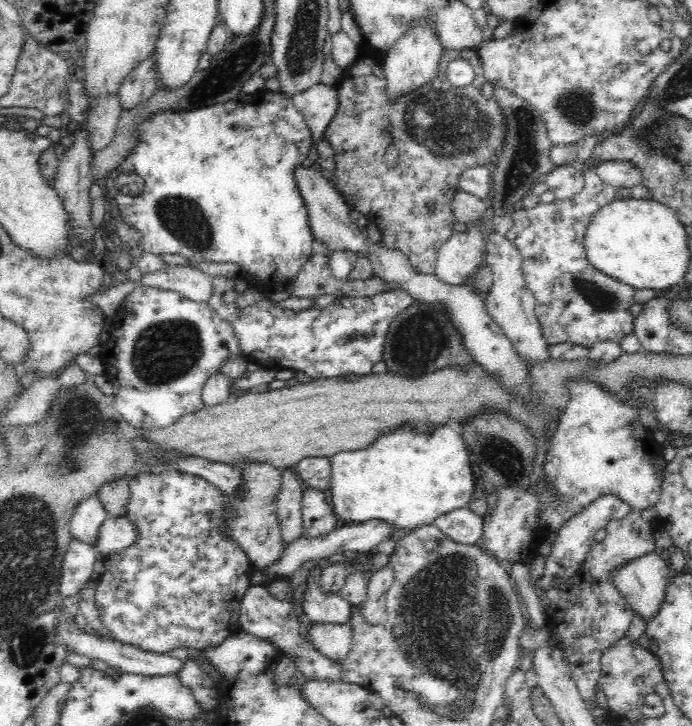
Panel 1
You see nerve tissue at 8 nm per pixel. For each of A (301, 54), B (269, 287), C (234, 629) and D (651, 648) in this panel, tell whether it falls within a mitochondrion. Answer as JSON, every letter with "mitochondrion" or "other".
{"A":"mitochondrion","B":"other","C":"other","D":"other"}

